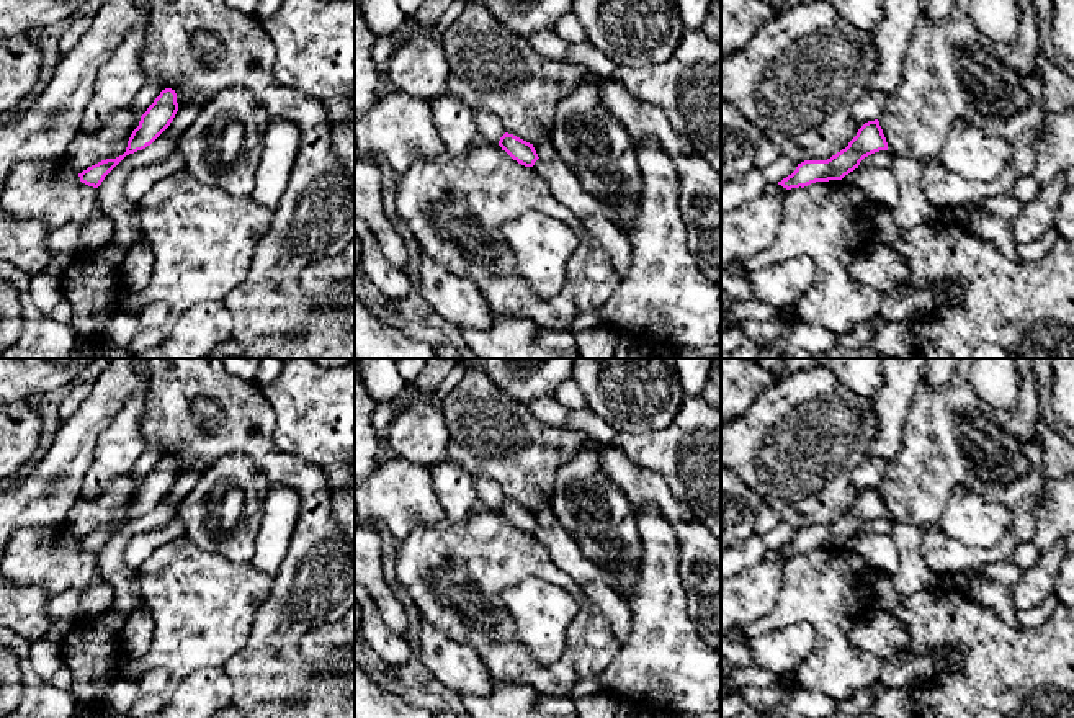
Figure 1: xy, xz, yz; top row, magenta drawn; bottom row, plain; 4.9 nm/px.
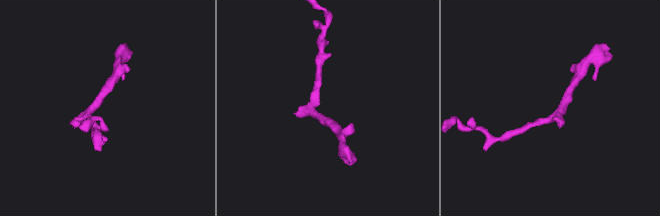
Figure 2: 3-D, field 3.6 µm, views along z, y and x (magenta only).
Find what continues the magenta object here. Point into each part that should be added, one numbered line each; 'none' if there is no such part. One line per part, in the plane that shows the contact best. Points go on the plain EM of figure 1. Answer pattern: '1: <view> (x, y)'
none

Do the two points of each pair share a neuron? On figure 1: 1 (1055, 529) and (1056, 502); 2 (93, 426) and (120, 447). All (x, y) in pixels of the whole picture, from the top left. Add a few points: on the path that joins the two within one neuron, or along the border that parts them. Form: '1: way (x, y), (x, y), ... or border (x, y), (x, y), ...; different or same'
1: way (1055, 522), (1056, 509); same
2: border (125, 399), (100, 434), (89, 466); different

